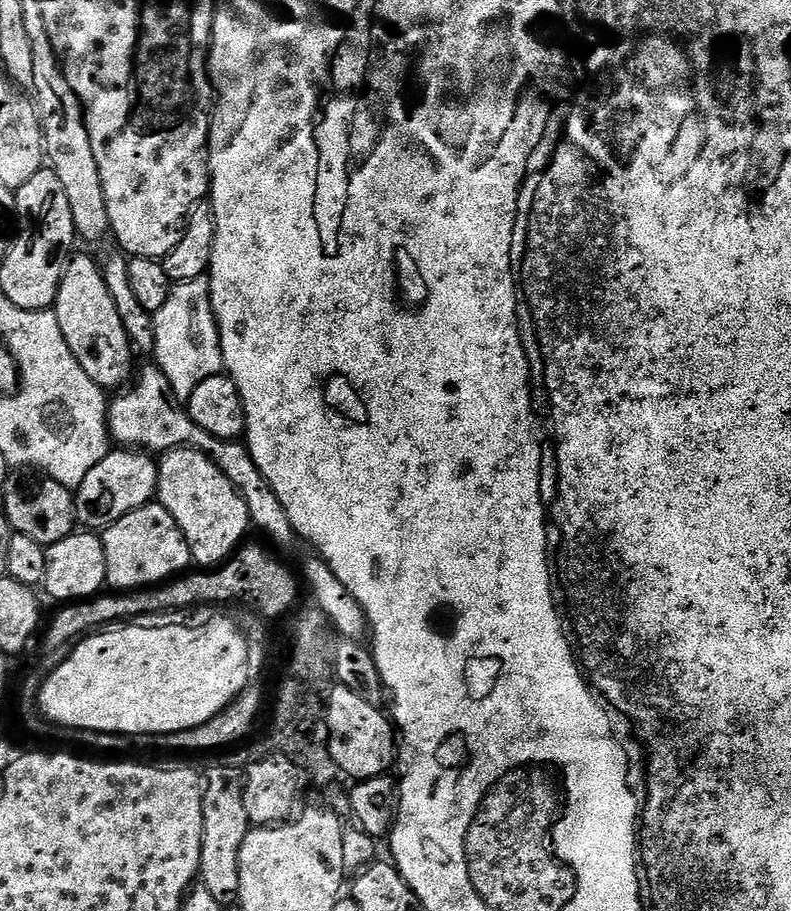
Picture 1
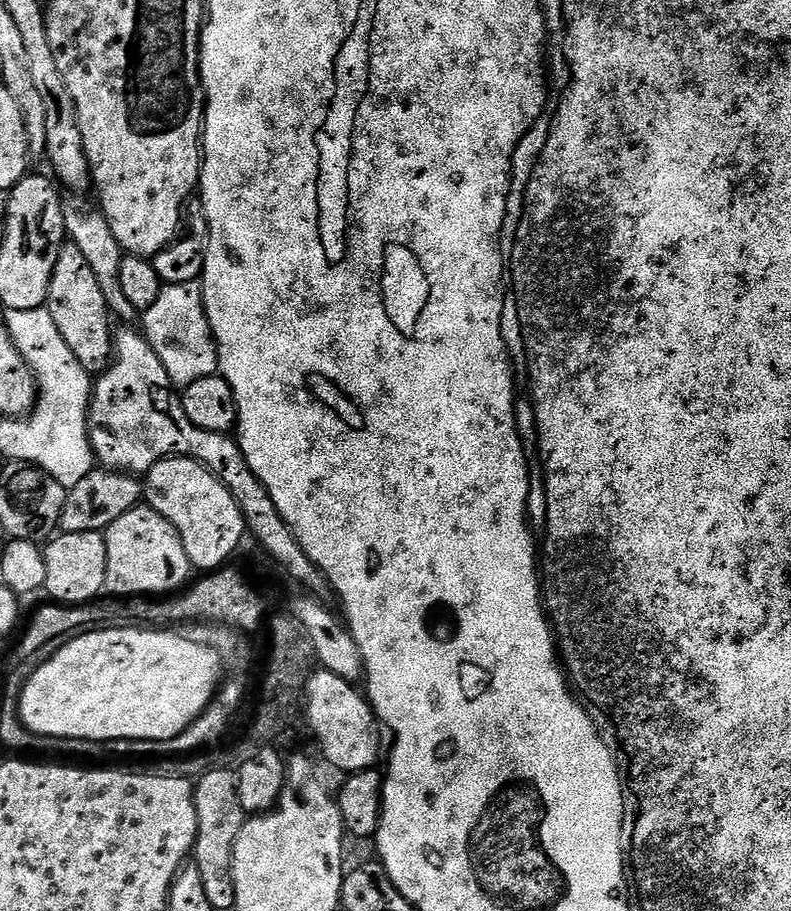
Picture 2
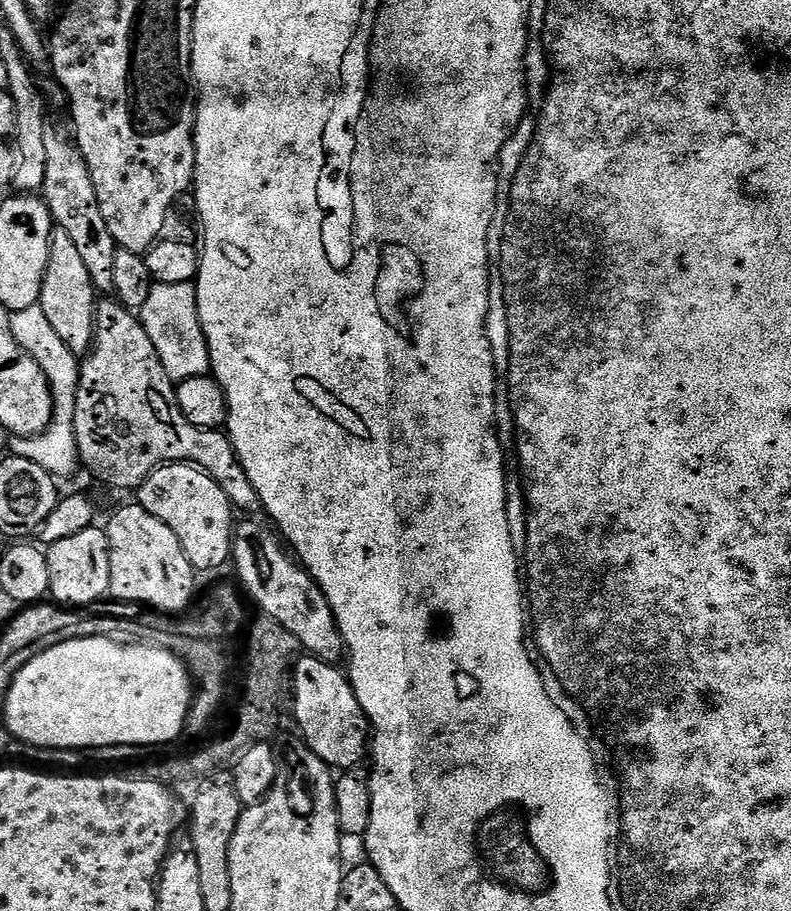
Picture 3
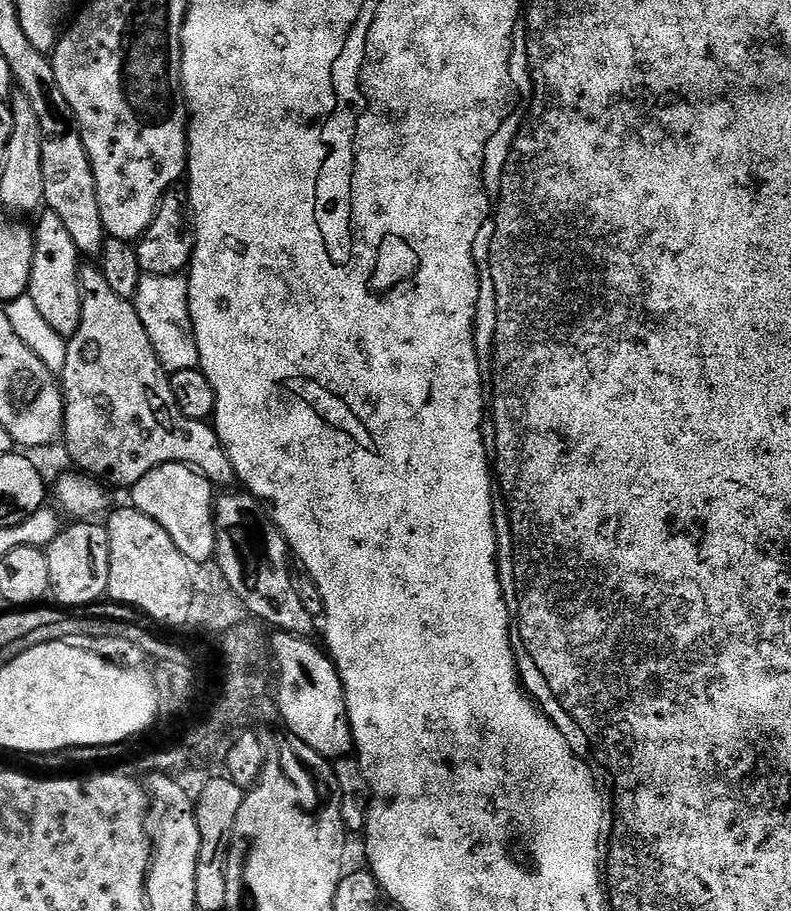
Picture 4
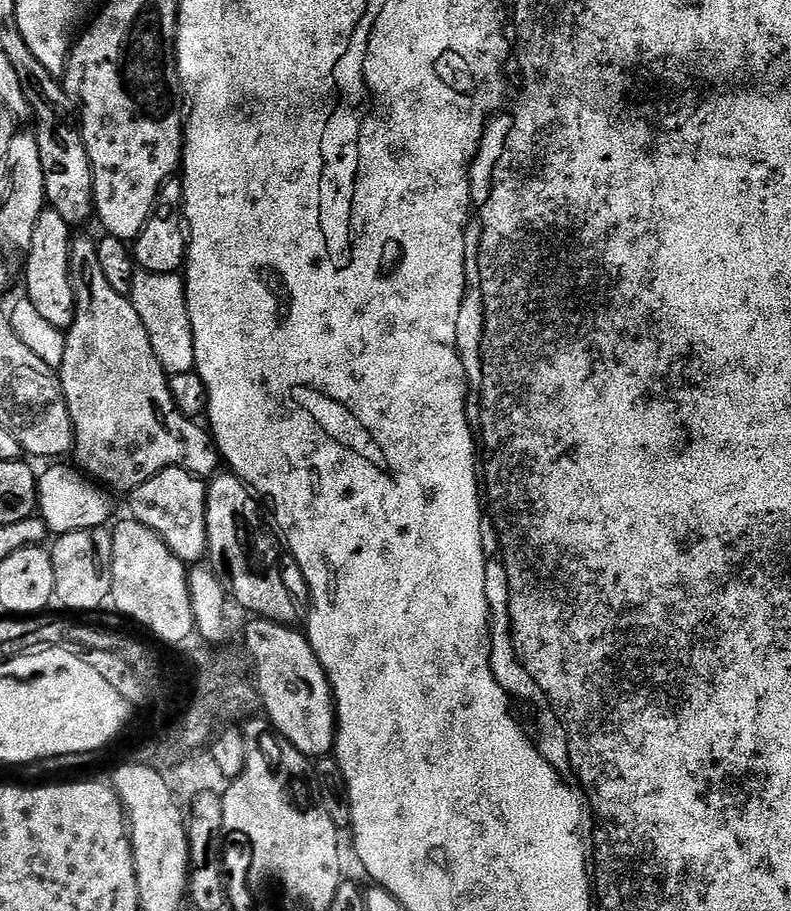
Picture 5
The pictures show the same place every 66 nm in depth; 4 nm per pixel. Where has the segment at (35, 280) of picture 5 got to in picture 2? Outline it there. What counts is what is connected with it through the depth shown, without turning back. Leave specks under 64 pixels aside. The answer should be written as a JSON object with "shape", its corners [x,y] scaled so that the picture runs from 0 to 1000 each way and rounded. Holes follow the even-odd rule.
{"shape":[[[82,266],[73,279],[73,292],[68,292],[58,337],[73,358],[73,367],[83,371],[83,380],[94,384],[94,393],[104,397],[111,409],[125,411],[140,401],[144,394],[144,351],[129,323],[129,314],[124,314],[124,305],[119,305],[114,288],[109,288],[96,268]]]}

